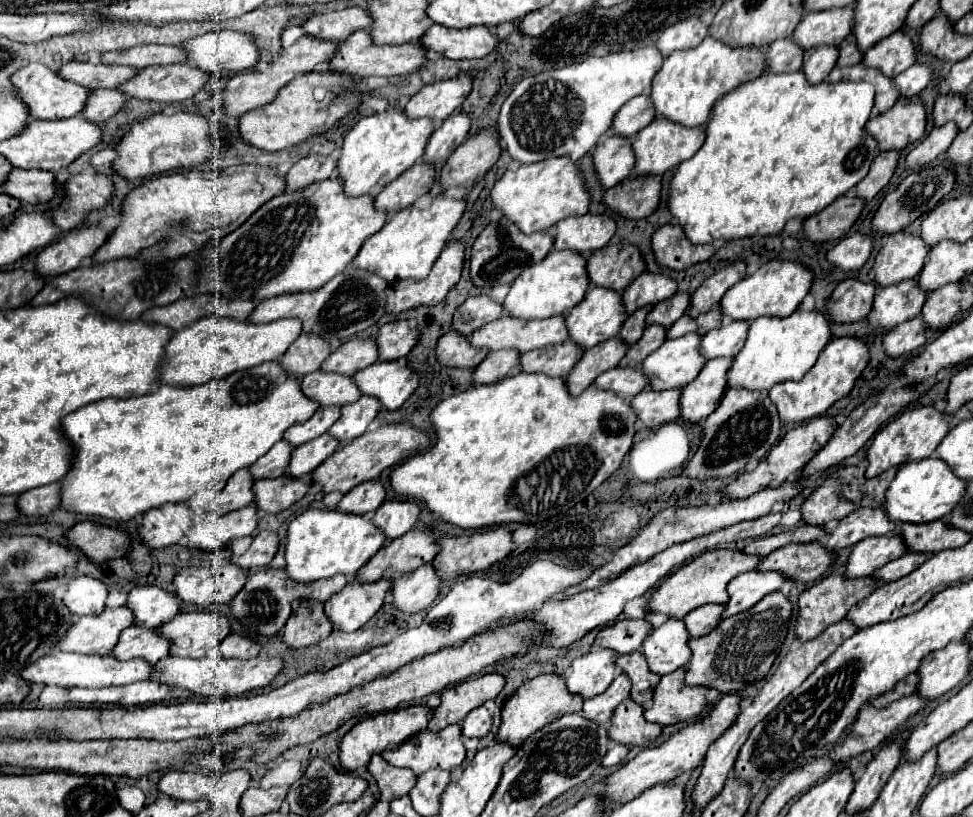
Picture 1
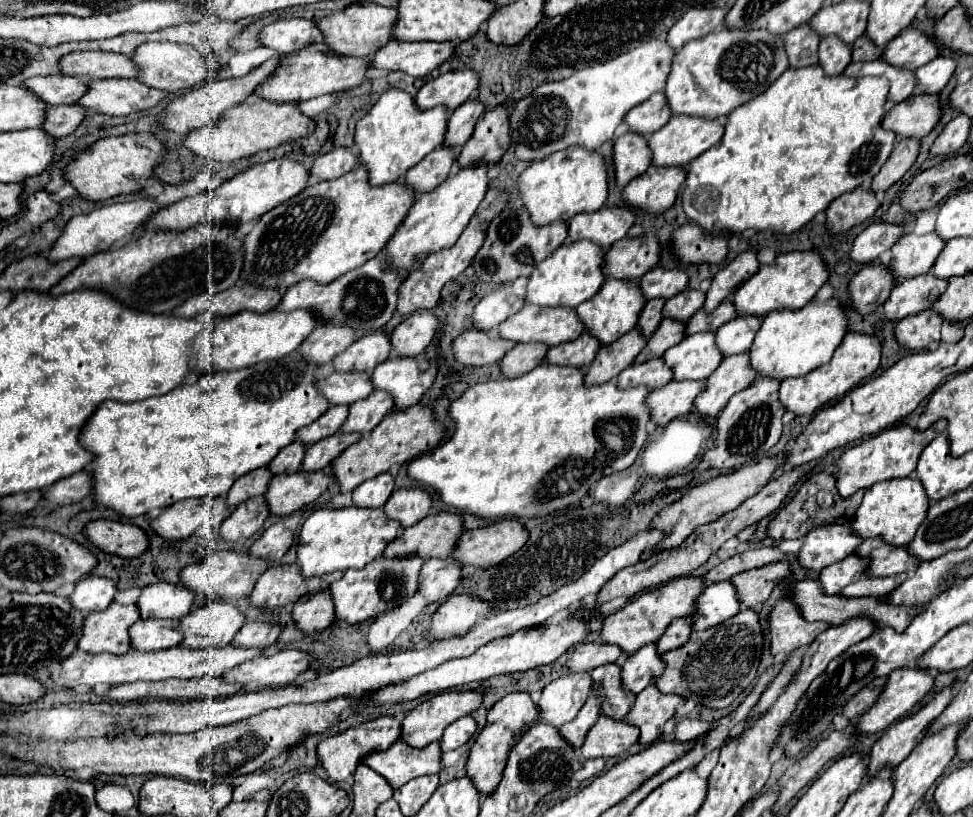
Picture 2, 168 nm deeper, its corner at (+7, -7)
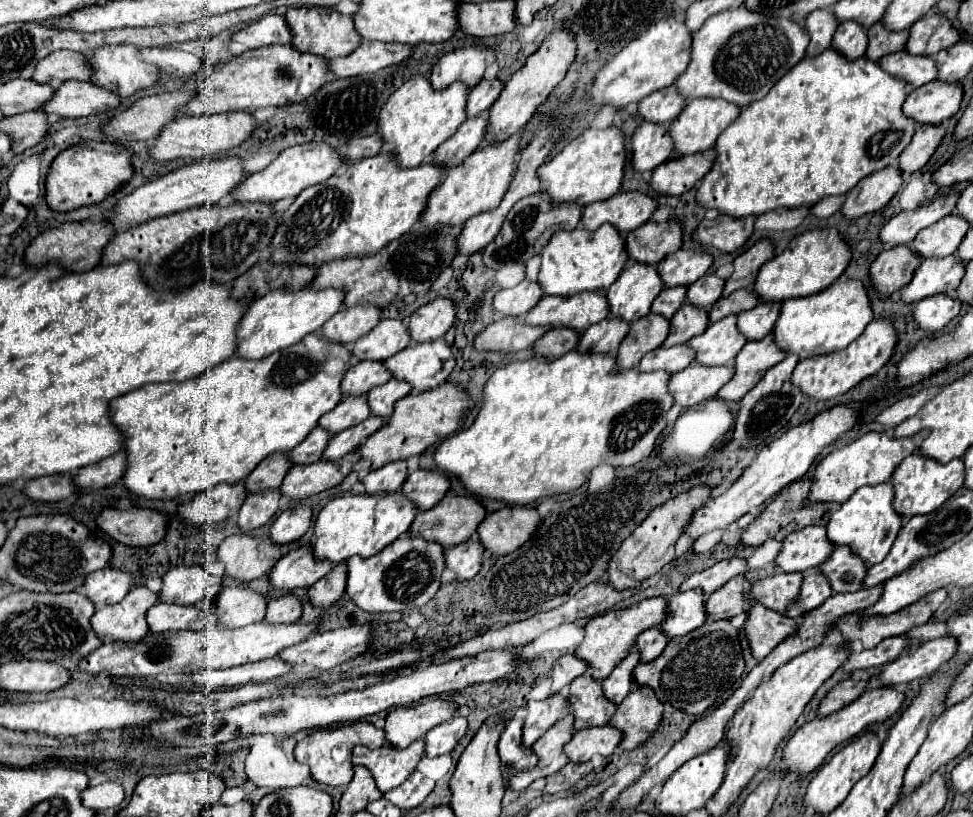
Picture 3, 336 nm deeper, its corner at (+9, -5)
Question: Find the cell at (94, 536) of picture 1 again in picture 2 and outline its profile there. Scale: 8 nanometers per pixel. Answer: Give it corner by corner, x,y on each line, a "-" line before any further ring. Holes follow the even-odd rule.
109,519
91,521
85,527
85,535
101,551
119,557
139,557
149,547
149,539
143,529
121,521
109,521

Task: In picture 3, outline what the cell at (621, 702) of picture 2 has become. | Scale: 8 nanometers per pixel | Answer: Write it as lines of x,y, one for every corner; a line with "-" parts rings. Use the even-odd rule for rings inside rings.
591,675
577,677
569,685
567,695
575,713
575,729
607,725
617,711
617,705
605,697
601,681

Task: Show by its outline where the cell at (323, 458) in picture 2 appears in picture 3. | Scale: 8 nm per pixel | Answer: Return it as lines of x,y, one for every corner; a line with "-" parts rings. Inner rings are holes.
369,417
359,425
353,425
349,429
345,429
345,431
335,433
329,439
329,443
327,443
325,451
323,451
323,459
325,461
337,461
343,455
355,451
357,445
363,443
371,433
375,433
383,423
385,423
385,419
381,419
381,417

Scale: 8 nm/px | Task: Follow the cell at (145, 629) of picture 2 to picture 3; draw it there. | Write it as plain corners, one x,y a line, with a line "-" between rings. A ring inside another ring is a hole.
157,603
147,611
151,633
165,631
197,631
201,629
201,613
195,607
177,607
173,603

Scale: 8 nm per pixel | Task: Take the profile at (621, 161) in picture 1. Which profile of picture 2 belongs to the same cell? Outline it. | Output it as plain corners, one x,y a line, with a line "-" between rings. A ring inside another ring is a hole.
633,131
615,139
613,161
617,185
625,187
631,179
643,175
651,165
651,151
647,149
647,139

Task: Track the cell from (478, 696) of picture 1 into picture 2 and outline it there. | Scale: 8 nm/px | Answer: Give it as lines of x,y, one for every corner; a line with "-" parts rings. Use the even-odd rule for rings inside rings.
445,691
439,693
423,703
419,703
415,709
405,713
405,719
401,723
401,739
411,747
427,747
433,741
441,739
441,733
447,725
457,721
459,717
469,715
481,705
481,693
479,691

